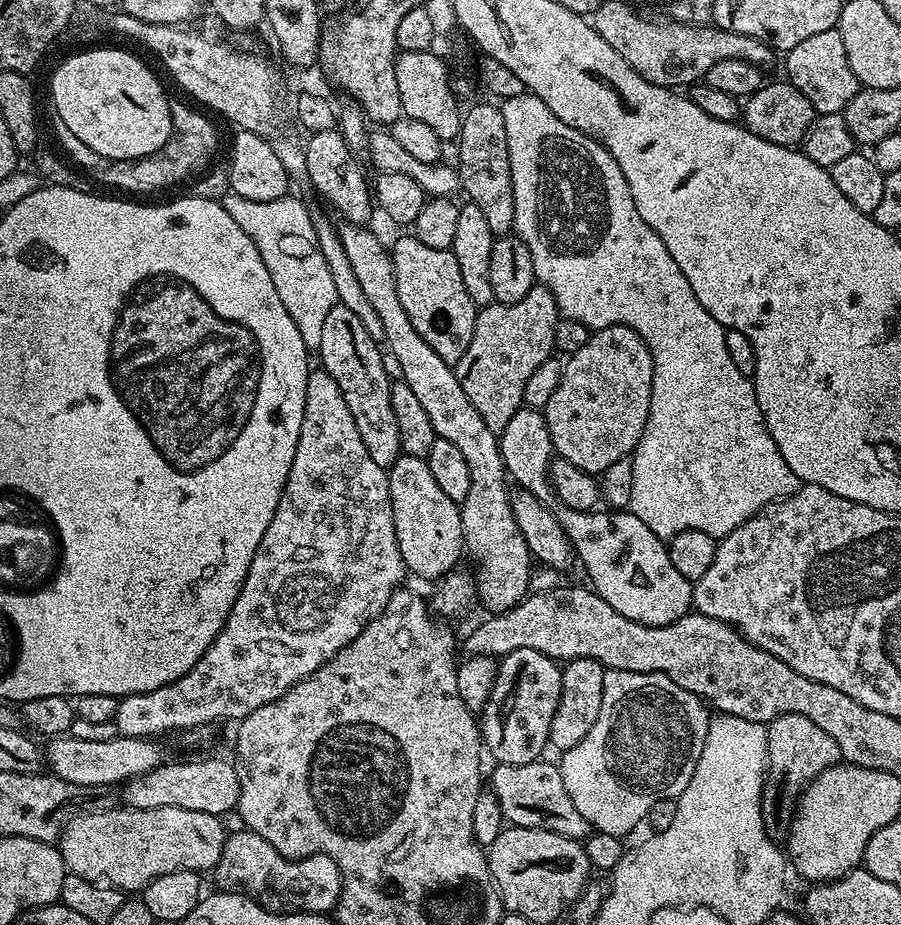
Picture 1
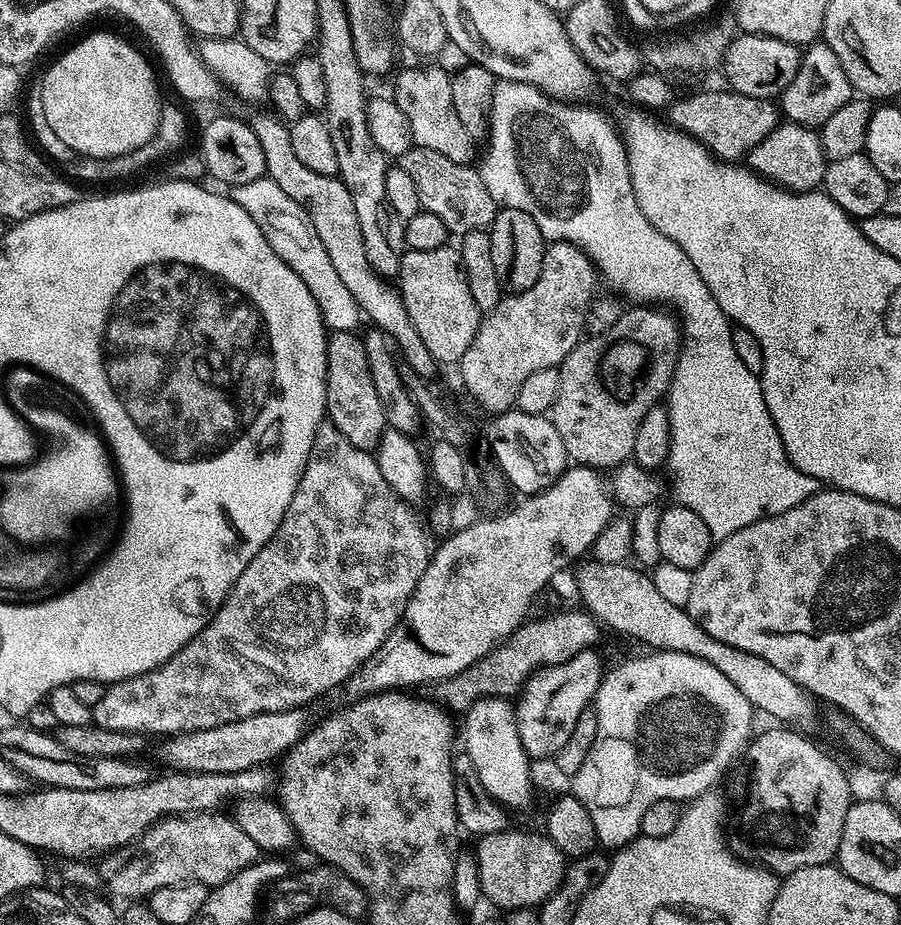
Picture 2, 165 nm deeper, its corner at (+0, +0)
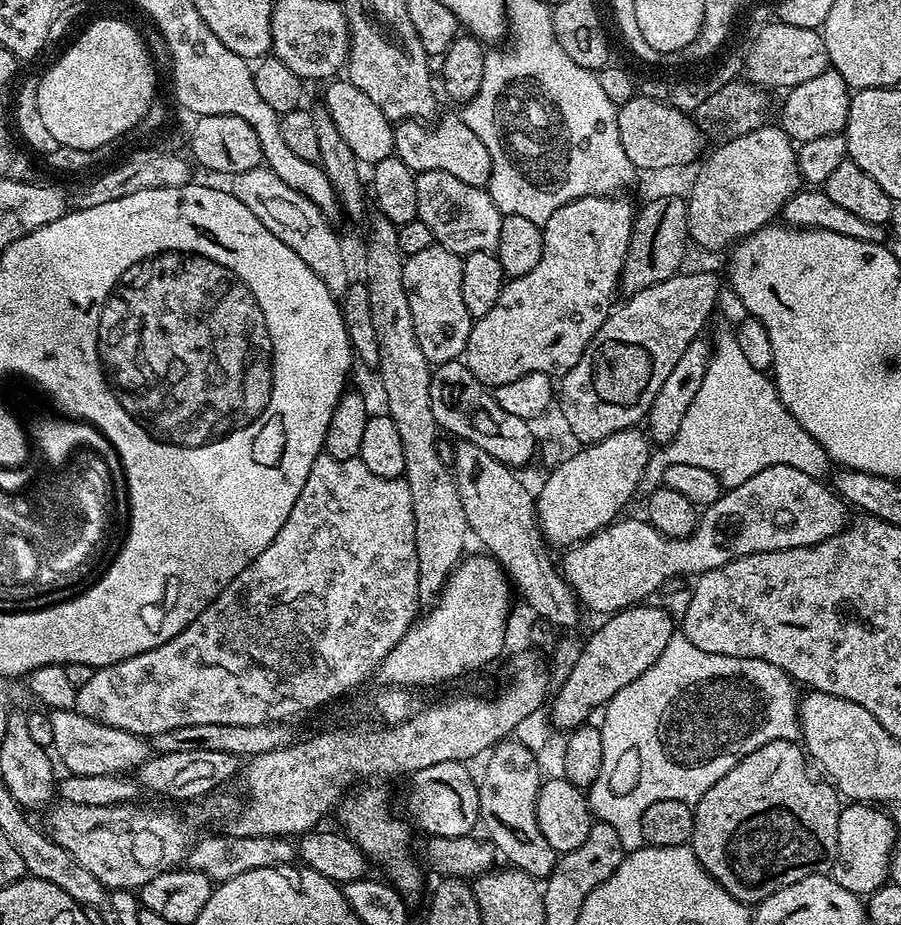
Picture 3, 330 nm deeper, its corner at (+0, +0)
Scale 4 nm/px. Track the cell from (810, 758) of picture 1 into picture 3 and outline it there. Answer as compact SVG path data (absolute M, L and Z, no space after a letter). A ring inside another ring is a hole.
M775 740L770 742L766 746L754 750L754 754L746 754L746 758L742 758L733 768L726 770L726 774L722 774L722 778L718 778L718 782L714 782L714 786L710 786L710 790L706 790L706 794L702 794L702 798L696 801L693 807L694 830L692 831L692 839L690 841L692 853L700 860L700 865L723 888L728 889L728 893L731 896L738 897L749 906L755 905L757 902L766 899L770 894L774 894L778 890L782 890L802 878L831 873L832 863L836 860L836 851L838 850L838 818L840 817L842 807L842 797L831 783L825 782L823 779L820 779L821 781L812 780L807 766L804 765L804 760L806 761L806 752L799 743L791 740Z

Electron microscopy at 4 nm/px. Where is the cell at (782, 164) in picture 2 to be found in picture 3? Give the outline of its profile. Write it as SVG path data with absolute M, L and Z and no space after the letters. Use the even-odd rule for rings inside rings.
M779 126L755 128L741 136L732 136L717 152L709 151L708 161L706 156L696 172L692 193L686 196L691 243L716 252L773 223L792 195L801 191L797 151L797 145Z

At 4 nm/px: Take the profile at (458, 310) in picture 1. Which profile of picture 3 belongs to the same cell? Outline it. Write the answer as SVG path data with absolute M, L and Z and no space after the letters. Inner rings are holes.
M434 242L426 250L405 259L402 282L410 302L410 314L414 314L414 334L418 334L418 346L422 346L422 354L426 354L429 364L460 360L474 323L474 317L466 310L466 302L462 302L461 257Z

